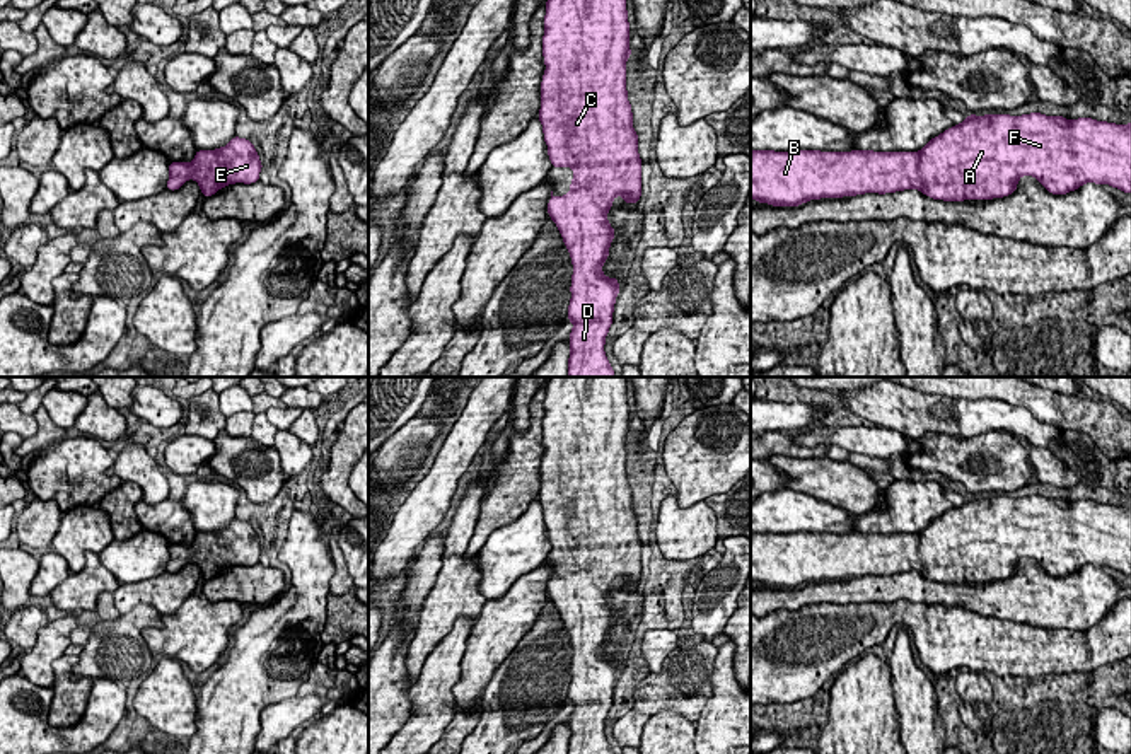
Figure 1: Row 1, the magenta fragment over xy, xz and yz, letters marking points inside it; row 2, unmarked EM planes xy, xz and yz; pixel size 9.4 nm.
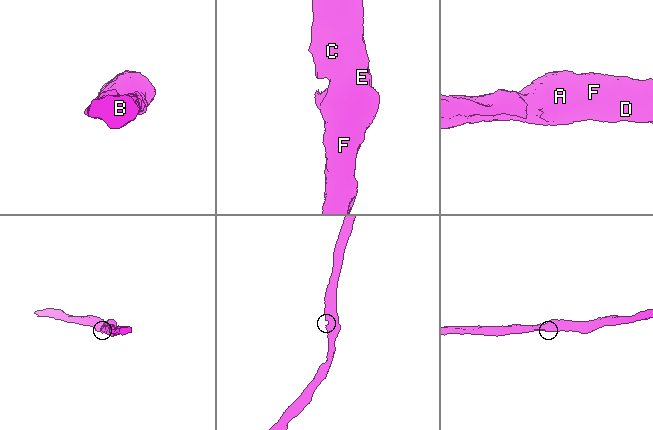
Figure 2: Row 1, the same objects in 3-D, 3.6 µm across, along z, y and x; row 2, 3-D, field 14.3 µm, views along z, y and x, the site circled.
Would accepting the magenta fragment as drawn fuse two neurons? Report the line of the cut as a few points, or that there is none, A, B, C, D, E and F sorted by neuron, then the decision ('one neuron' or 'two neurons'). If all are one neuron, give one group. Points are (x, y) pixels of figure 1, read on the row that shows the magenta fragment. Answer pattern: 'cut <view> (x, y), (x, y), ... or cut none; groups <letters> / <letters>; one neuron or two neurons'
cut none; groups A B C D E F; one neuron

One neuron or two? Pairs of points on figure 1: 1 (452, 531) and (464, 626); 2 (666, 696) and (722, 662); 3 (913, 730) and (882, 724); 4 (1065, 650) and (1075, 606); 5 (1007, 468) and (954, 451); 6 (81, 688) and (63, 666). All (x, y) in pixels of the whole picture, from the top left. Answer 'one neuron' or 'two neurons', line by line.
1: two neurons
2: two neurons
3: two neurons
4: two neurons
5: one neuron
6: one neuron

